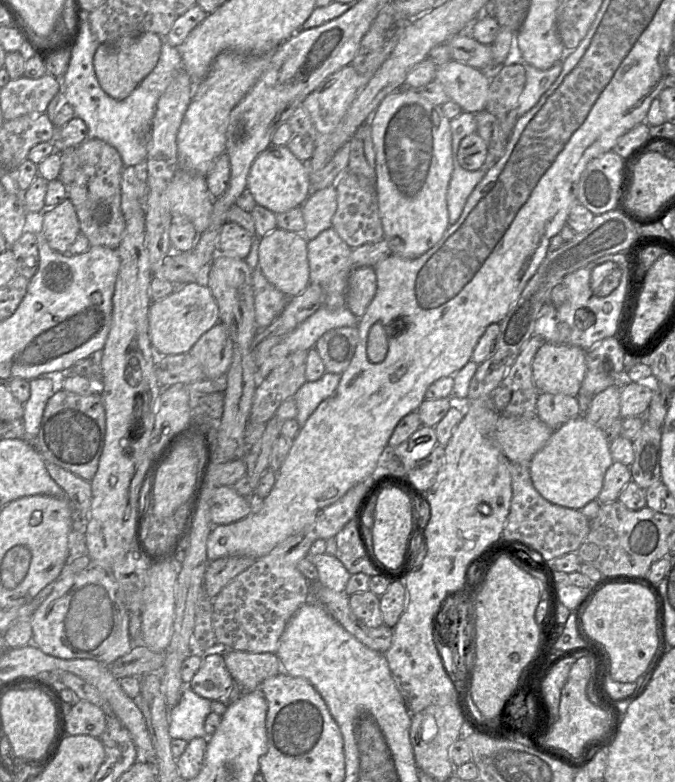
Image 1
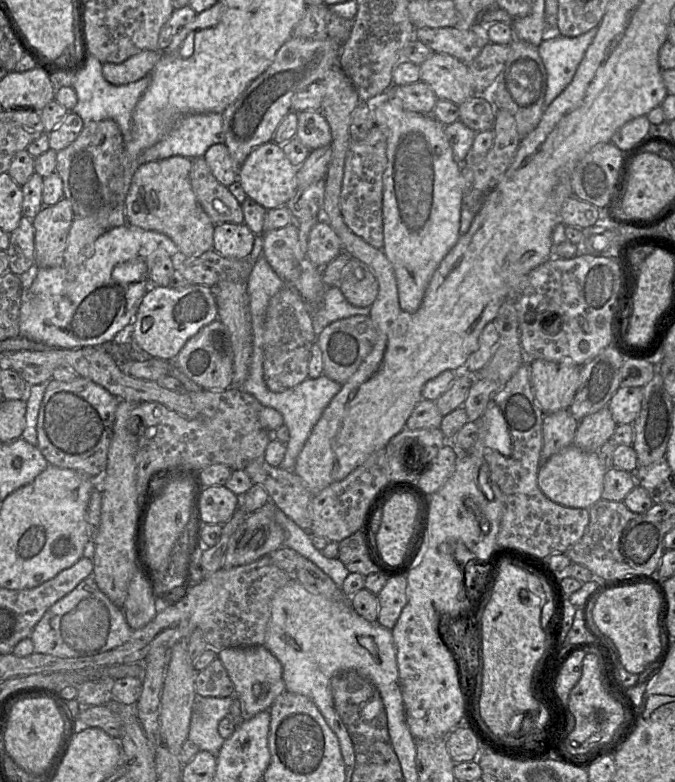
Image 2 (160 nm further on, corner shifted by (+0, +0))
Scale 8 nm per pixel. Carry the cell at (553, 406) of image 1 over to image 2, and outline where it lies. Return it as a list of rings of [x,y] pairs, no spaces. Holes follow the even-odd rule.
[[[569,410],[546,413],[543,418],[543,446],[541,464],[552,455],[573,445],[579,425]]]

